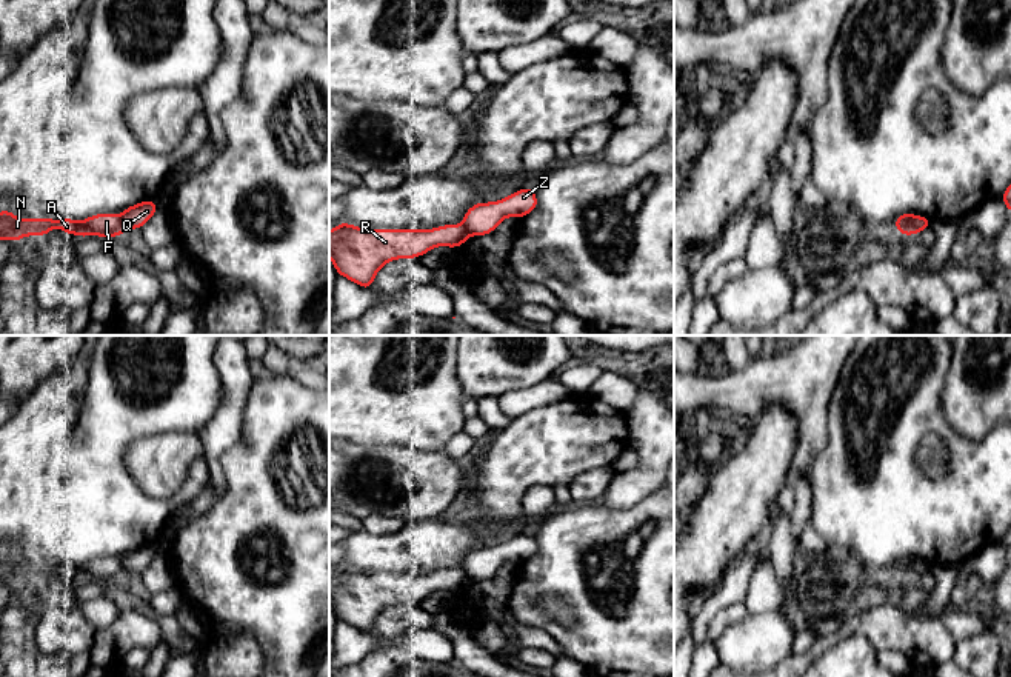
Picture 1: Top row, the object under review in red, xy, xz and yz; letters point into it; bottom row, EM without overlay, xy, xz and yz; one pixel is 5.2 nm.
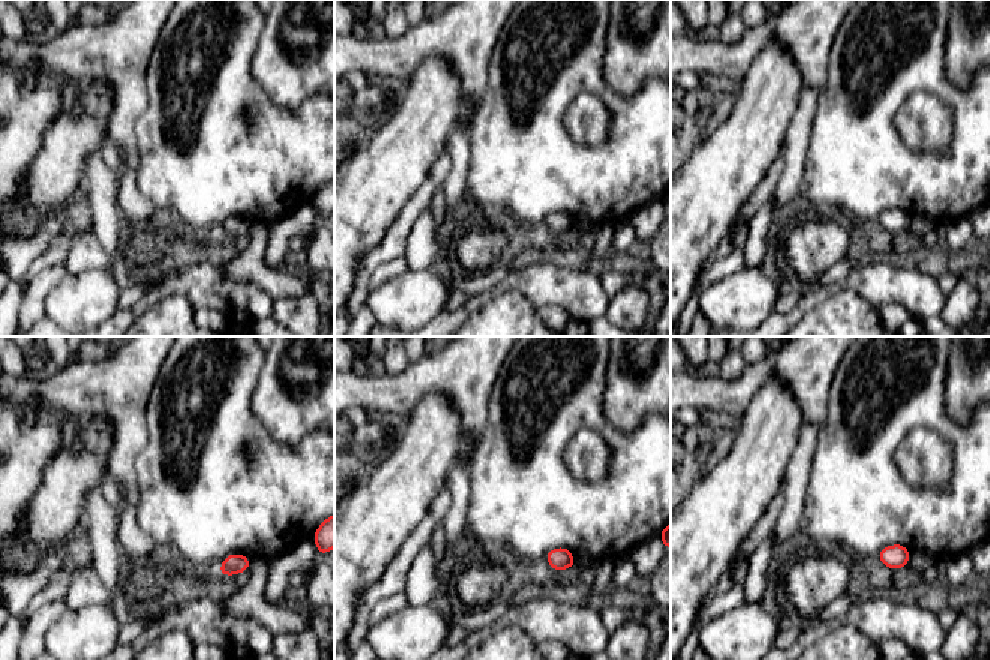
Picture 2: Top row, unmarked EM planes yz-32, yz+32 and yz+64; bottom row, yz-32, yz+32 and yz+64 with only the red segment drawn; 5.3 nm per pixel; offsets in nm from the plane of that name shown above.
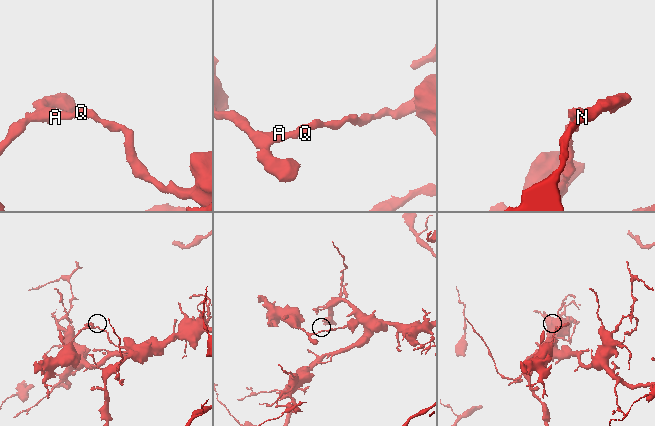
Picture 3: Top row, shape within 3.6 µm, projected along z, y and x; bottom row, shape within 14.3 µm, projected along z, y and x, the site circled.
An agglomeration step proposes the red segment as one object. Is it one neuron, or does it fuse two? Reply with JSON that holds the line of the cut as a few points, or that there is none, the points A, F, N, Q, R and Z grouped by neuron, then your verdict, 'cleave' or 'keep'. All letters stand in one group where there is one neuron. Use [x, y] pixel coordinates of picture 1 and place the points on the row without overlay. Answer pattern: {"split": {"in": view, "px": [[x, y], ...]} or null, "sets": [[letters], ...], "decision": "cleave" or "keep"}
{"split": {"in": "yz", "px": [[913, 560], [907, 577]]}, "sets": [["A", "F", "N", "R"], ["Q", "Z"]], "decision": "cleave"}

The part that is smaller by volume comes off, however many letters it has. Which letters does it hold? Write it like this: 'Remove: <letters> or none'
Remove: A, F, N, R

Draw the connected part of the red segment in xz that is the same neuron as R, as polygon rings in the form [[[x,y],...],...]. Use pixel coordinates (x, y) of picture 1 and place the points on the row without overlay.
[[[342,566],[329,575],[329,603],[339,620],[369,634],[385,608],[417,603],[435,591],[457,592],[466,588],[468,580],[462,569],[419,575],[363,574]]]

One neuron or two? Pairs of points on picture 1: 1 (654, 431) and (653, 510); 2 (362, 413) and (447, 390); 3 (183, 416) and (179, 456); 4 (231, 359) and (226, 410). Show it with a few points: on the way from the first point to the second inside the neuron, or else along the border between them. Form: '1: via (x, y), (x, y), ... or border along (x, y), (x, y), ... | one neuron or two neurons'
1: border along (657, 488), (631, 506), (620, 510) | two neurons
2: via (383, 397), (425, 394) | one neuron
3: border along (197, 433), (162, 433), (146, 437) | two neurons
4: via (231, 371), (231, 397) | one neuron

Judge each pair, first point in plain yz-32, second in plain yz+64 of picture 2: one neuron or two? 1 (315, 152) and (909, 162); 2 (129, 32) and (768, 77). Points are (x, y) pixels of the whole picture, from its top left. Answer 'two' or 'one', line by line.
1: one
2: two

